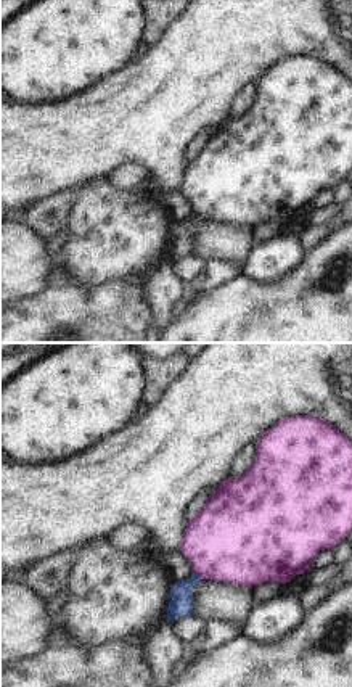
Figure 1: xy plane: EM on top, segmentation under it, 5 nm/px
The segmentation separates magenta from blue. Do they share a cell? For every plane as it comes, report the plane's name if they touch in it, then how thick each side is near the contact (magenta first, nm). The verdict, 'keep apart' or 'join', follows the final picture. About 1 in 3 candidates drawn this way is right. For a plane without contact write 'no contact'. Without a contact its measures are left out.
meets magenta in xy; 440 nm thick on the magenta side, 110 nm on the other

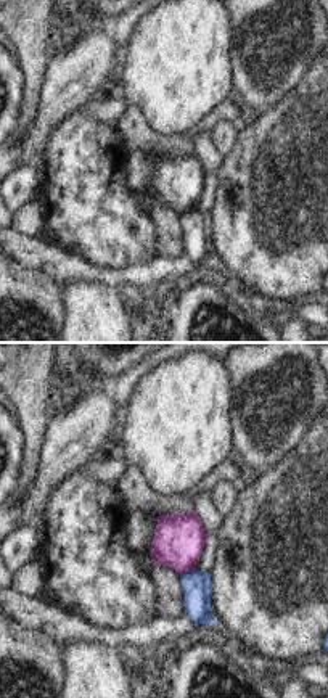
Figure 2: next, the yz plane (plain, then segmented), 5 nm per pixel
meets magenta in yz; 260 nm thick on the magenta side, 160 nm on the other

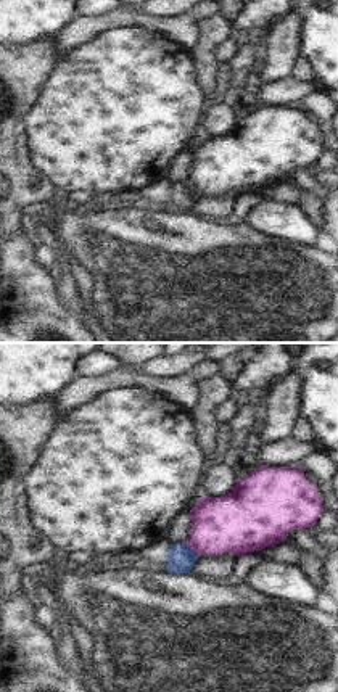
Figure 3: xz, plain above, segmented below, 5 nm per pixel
meets magenta in xz; 280 nm thick on the magenta side, 140 nm on the other

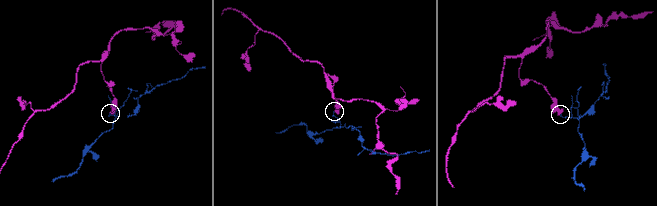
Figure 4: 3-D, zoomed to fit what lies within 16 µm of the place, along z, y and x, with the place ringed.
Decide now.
keep apart

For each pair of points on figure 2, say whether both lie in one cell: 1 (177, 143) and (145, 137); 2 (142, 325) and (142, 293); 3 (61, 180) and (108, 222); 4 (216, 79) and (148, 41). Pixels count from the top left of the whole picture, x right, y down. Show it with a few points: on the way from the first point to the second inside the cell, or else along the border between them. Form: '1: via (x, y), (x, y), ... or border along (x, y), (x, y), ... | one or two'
1: via (169, 142), (153, 142) | one
2: via (142, 317), (142, 301) | one
3: via (73, 188), (97, 213) | one
4: via (200, 74), (182, 68), (164, 50) | one

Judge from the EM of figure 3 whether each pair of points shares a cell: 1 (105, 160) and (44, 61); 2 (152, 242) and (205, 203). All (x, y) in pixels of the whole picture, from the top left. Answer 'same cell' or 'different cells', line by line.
1: different cells
2: different cells

